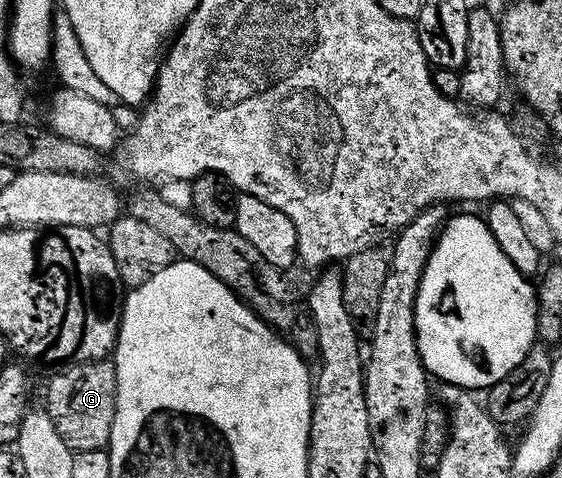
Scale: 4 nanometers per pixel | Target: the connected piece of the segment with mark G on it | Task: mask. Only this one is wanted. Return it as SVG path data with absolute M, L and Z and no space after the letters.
M111 360L77 361L63 371L56 371L48 381L46 412L54 423L58 435L69 449L81 453L95 449L107 450L110 427L114 427L116 410L116 366Z

